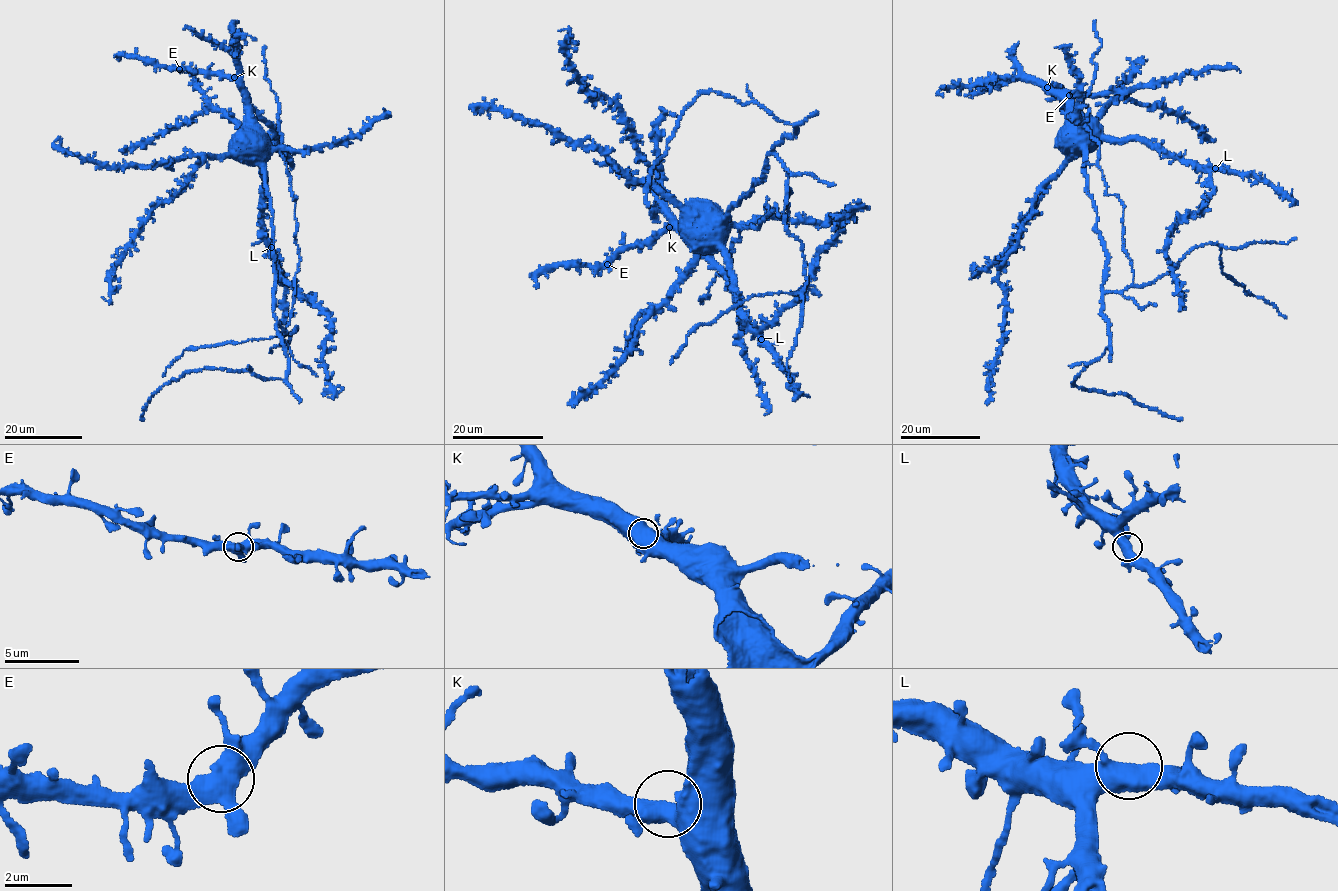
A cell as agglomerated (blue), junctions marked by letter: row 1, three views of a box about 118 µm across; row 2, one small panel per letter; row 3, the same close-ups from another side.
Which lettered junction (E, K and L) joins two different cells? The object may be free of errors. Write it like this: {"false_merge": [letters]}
{"false_merge": []}

